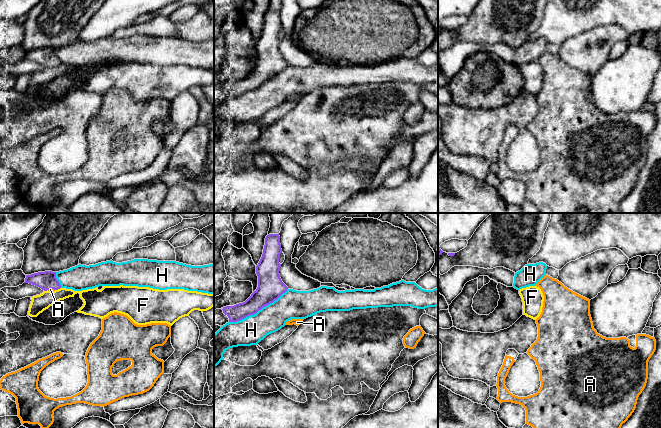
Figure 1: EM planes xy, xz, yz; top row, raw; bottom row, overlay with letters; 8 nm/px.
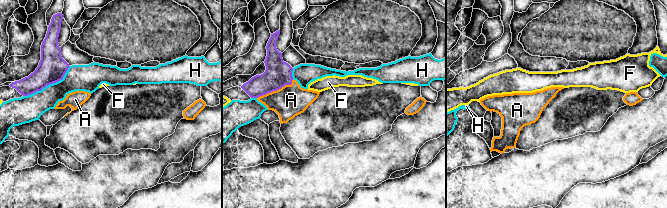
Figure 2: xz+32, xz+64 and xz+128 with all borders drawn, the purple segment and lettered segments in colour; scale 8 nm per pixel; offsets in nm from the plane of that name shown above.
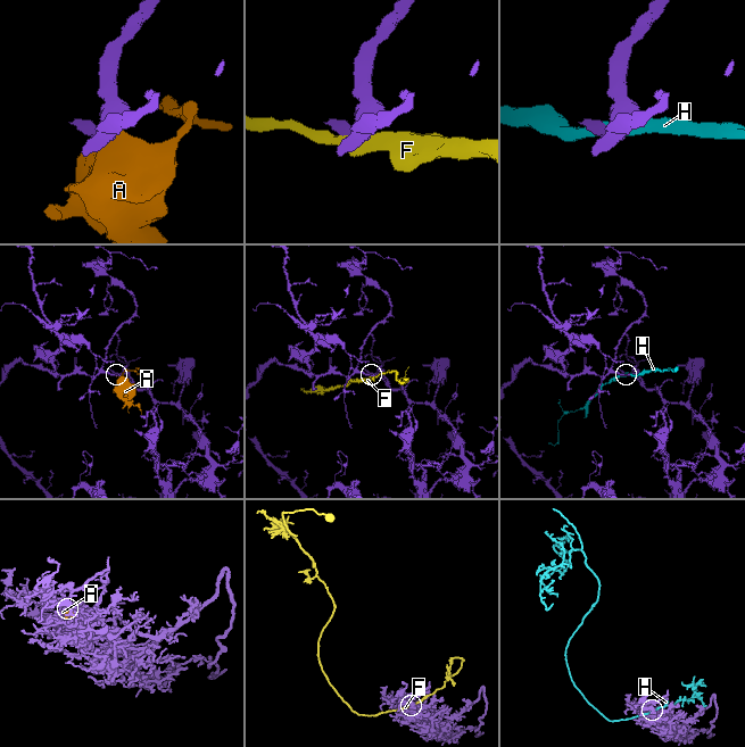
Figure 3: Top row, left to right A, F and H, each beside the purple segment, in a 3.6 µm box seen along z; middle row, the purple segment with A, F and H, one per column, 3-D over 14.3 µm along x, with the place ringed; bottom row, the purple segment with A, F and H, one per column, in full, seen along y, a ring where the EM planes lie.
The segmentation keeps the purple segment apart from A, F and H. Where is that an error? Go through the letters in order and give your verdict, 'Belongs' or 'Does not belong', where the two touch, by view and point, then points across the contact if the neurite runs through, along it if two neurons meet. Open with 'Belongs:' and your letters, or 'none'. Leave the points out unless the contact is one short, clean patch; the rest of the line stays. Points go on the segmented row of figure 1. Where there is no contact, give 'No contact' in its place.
Belongs: A
A: Belongs. Touches purple at xy (51, 288). Path across: xy (47, 280), (51, 288), (50, 289)
F: Does not belong. Touches purple at xy (57, 289)
H: Does not belong. Touches purple at xz (258, 310)

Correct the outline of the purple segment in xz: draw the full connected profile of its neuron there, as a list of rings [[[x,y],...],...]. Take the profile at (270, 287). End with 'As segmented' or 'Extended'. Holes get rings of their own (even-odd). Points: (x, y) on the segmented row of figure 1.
[[[279,234],[267,235],[262,257],[256,266],[258,287],[245,302],[223,307],[223,313],[228,316],[229,322],[237,322],[256,314],[287,291],[288,287],[279,274],[281,253]]]. As segmented

